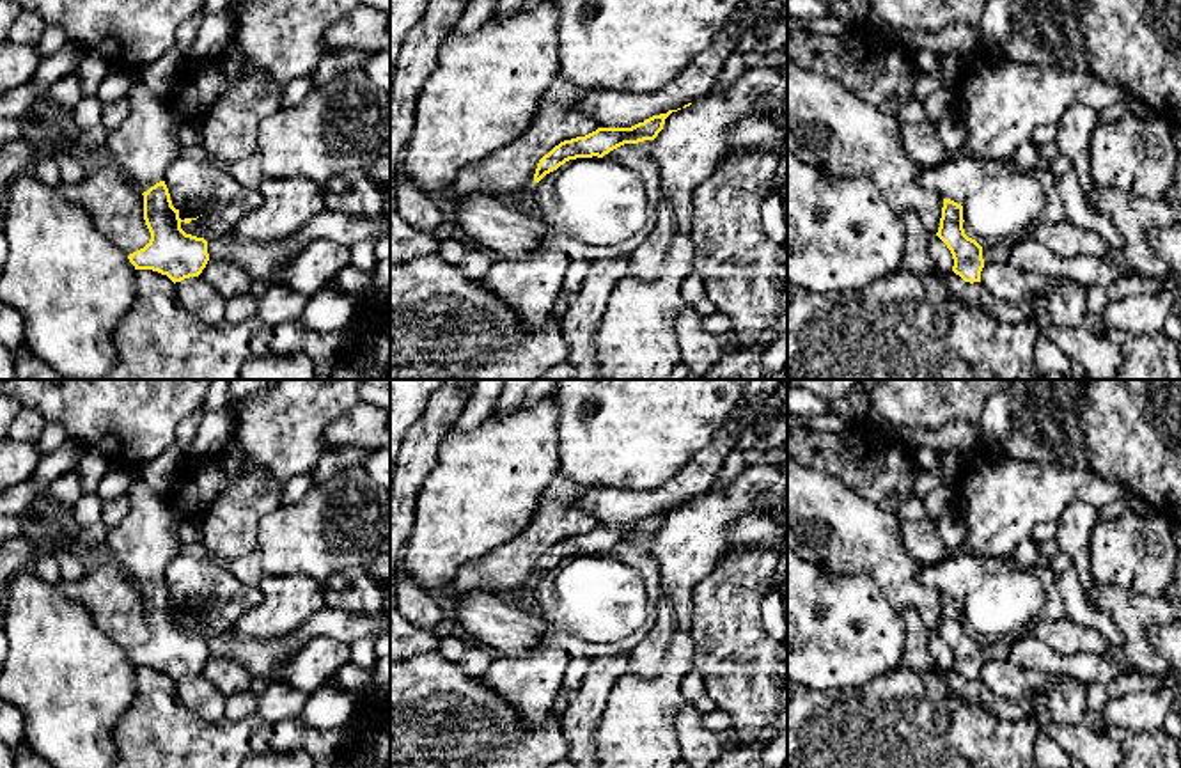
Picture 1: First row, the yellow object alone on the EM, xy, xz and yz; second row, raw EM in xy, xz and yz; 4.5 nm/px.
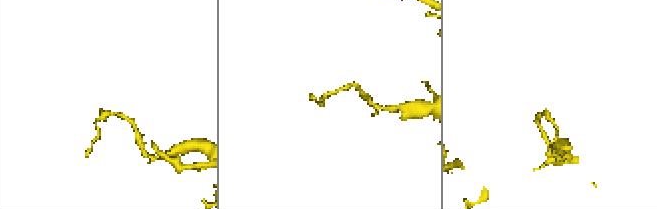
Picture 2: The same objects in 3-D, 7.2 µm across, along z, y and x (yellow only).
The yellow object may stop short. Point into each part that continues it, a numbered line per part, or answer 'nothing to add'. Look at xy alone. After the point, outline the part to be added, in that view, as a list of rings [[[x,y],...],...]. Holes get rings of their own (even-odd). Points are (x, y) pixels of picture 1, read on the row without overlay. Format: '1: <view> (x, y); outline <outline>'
1: xy (146, 541); outline [[[225,451],[204,461],[186,459],[176,491],[158,495],[142,477],[129,490],[129,511],[108,534],[103,553],[144,591],[163,578],[181,552],[179,525],[202,520],[229,484]]]

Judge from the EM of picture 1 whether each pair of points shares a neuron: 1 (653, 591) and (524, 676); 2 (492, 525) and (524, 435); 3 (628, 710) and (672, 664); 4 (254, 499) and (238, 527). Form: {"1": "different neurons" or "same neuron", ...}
{"1": "same neuron", "2": "same neuron", "3": "same neuron", "4": "same neuron"}

